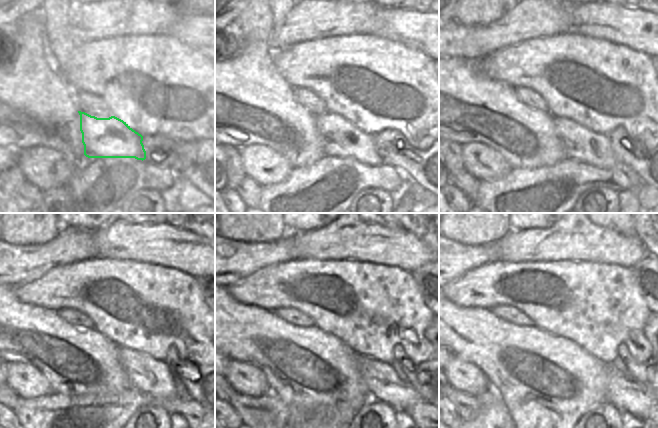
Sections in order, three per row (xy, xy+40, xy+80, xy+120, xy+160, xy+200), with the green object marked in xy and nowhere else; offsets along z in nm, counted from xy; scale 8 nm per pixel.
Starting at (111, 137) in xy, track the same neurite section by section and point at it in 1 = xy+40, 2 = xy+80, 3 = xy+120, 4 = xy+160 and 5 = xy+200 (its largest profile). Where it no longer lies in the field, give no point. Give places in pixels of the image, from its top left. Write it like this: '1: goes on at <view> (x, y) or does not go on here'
1: goes on at xy+40 (341, 139)
2: goes on at xy+80 (580, 143)
3: goes on at xy+120 (144, 372)
4: goes on at xy+160 (384, 383)
5: goes on at xy+200 (627, 395)

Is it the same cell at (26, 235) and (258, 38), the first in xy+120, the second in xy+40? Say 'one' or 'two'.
one

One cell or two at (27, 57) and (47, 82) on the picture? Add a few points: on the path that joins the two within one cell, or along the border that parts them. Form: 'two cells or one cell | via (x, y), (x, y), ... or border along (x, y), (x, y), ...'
one cell | via (30, 63), (41, 76)

